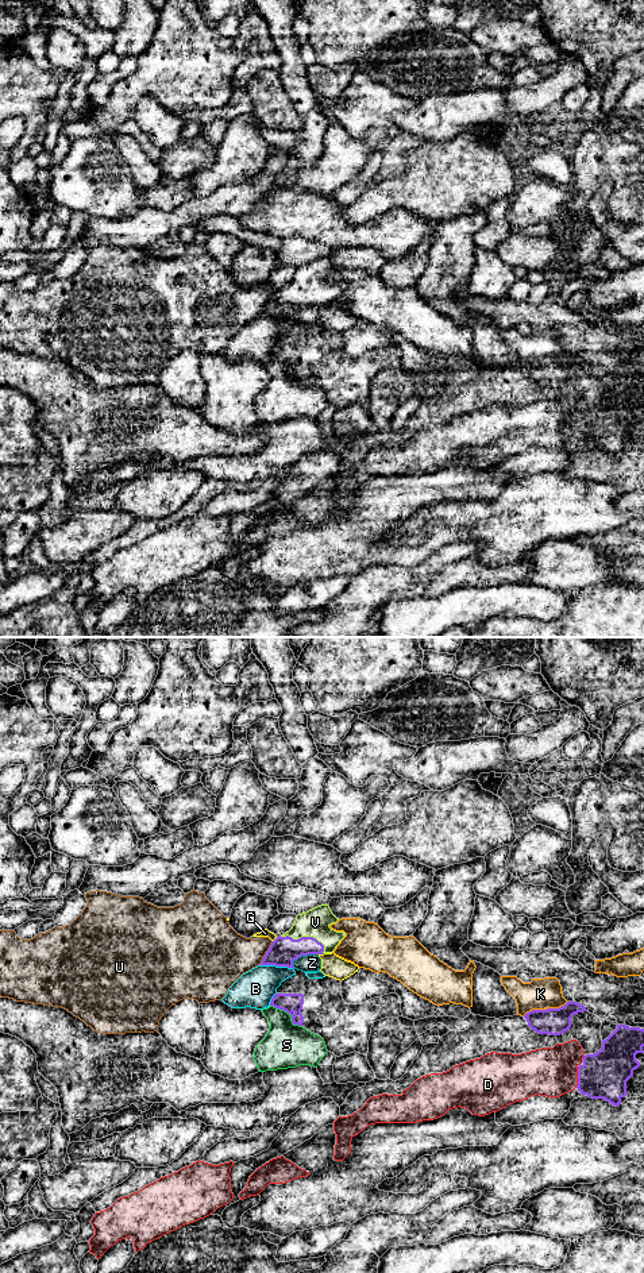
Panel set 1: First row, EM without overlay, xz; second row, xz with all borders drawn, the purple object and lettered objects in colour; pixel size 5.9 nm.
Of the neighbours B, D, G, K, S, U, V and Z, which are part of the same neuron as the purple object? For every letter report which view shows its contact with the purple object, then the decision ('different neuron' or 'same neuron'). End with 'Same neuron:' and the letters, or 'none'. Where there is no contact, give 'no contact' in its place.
B: meets purple in xz; different neuron
D: meets purple in xz; different neuron
G: meets purple in xz; different neuron
K: meets purple in xz; different neuron
S: meets purple in xz; different neuron
U: meets purple in xz; different neuron
V: meets purple in xz; same neuron
Z: meets purple in xz; different neuron
Same neuron: V

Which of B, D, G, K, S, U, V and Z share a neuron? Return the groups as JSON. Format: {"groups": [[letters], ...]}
{"groups": [["B"], ["D"], ["G"], ["K"], ["S"], ["U"], ["V"], ["Z"]]}

